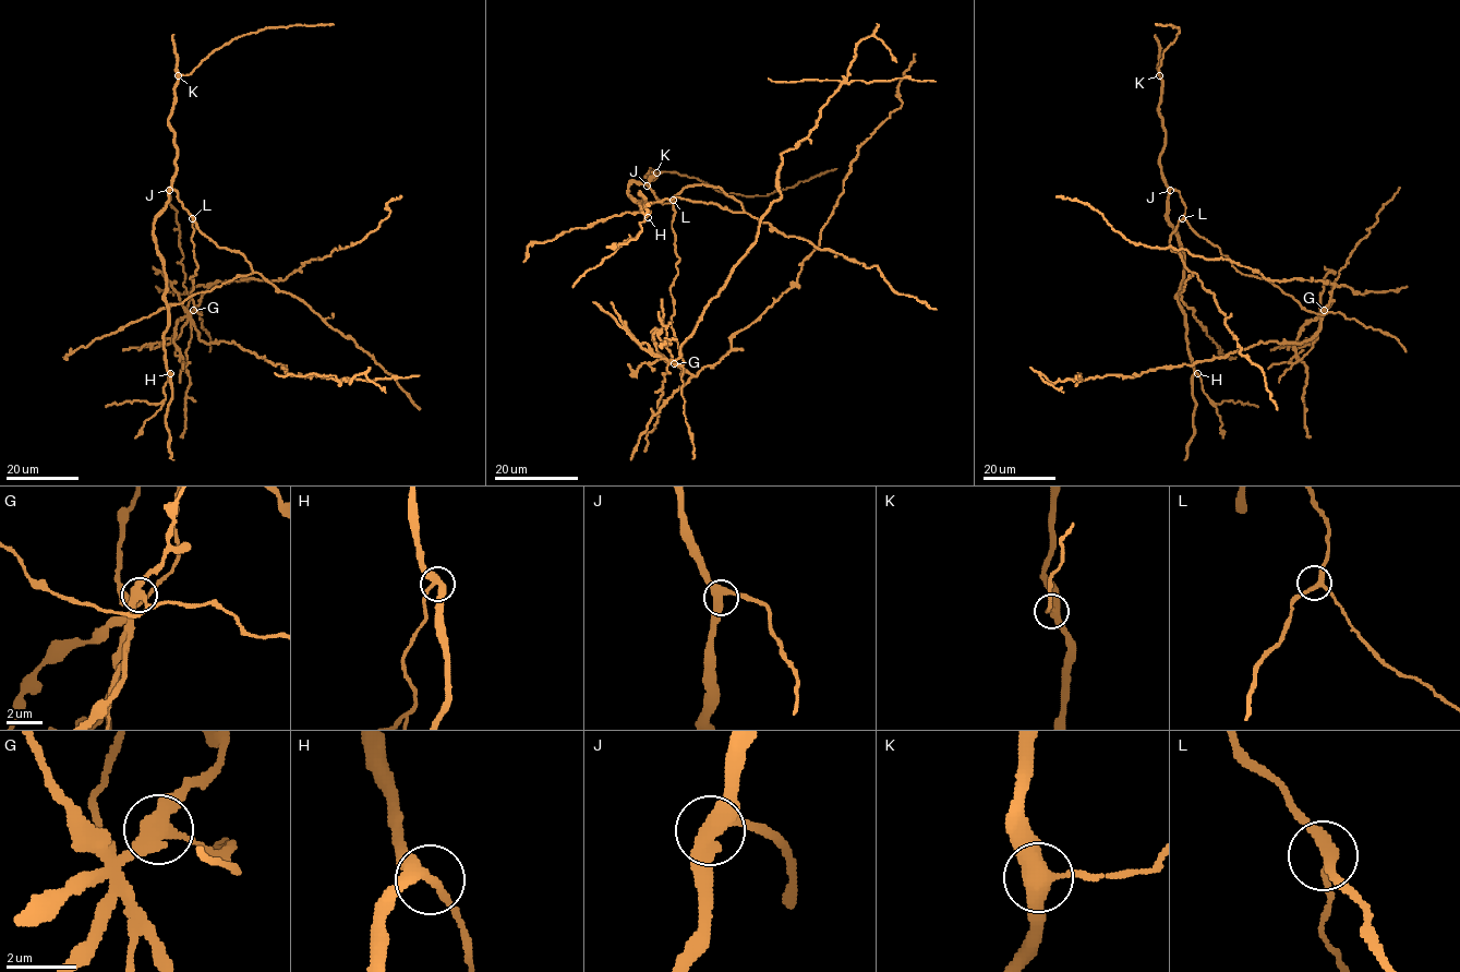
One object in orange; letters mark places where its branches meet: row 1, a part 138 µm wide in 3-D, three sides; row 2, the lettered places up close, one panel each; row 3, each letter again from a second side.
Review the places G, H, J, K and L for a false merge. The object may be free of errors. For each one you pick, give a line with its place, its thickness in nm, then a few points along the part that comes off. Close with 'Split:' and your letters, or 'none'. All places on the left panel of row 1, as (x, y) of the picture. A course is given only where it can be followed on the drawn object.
G: Place: (193, 310). Thickness 400 nm. Course of the part to remove: (194, 311), (190, 320), (198, 338), (207, 344), (232, 342), (297, 375), (350, 382), (363, 373), (385, 393)
Split: G

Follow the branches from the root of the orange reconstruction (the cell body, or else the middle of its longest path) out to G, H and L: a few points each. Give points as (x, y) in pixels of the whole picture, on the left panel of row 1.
G: (193, 286), (191, 298), (201, 314), (194, 311)
H: (193, 286), (190, 278), (198, 266), (193, 218), (172, 189), (154, 224), (166, 280), (164, 349), (170, 373)
L: (193, 286), (190, 278), (196, 274), (198, 266), (191, 240), (192, 218)

